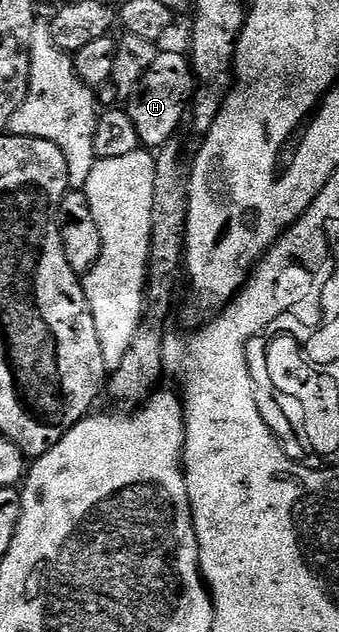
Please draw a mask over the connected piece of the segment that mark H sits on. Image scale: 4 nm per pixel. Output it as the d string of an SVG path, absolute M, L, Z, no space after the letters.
M164 49L157 60L153 60L153 68L145 72L125 103L127 115L131 117L133 128L144 147L162 148L176 137L175 133L178 132L183 117L188 117L196 85L195 71L192 70L186 53L178 54L175 50Z

